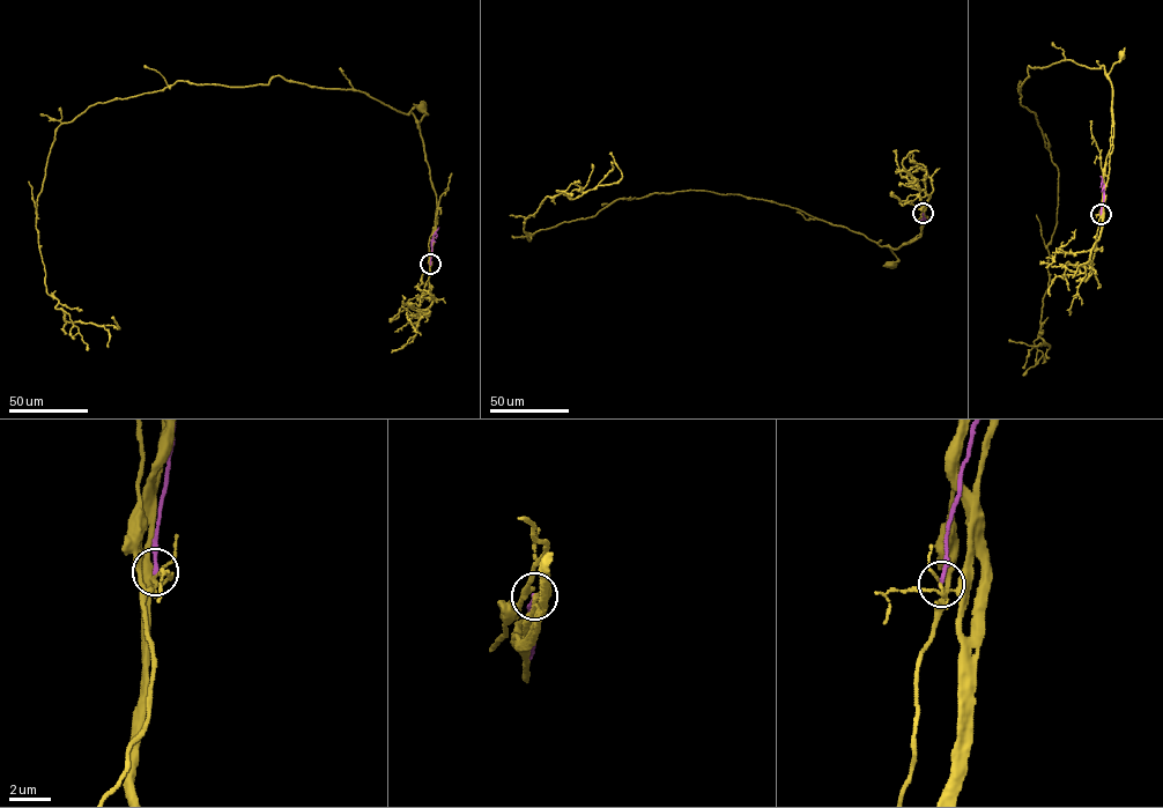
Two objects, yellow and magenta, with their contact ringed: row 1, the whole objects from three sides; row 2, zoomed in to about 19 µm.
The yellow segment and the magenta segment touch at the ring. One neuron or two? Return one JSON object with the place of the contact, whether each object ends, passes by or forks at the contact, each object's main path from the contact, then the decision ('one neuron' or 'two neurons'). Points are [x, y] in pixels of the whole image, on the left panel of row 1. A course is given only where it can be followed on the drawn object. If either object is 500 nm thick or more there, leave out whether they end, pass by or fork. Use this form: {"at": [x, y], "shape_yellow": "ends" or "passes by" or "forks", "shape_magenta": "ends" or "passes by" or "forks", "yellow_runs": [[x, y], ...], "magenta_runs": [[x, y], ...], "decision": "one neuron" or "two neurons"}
{"at": [430, 264], "shape_yellow": "forks", "shape_magenta": "ends", "yellow_runs": [[430, 265], [437, 207], [419, 126], [428, 113], [421, 106]], "magenta_runs": [[430, 264], [431, 242], [438, 228]], "decision": "two neurons"}

